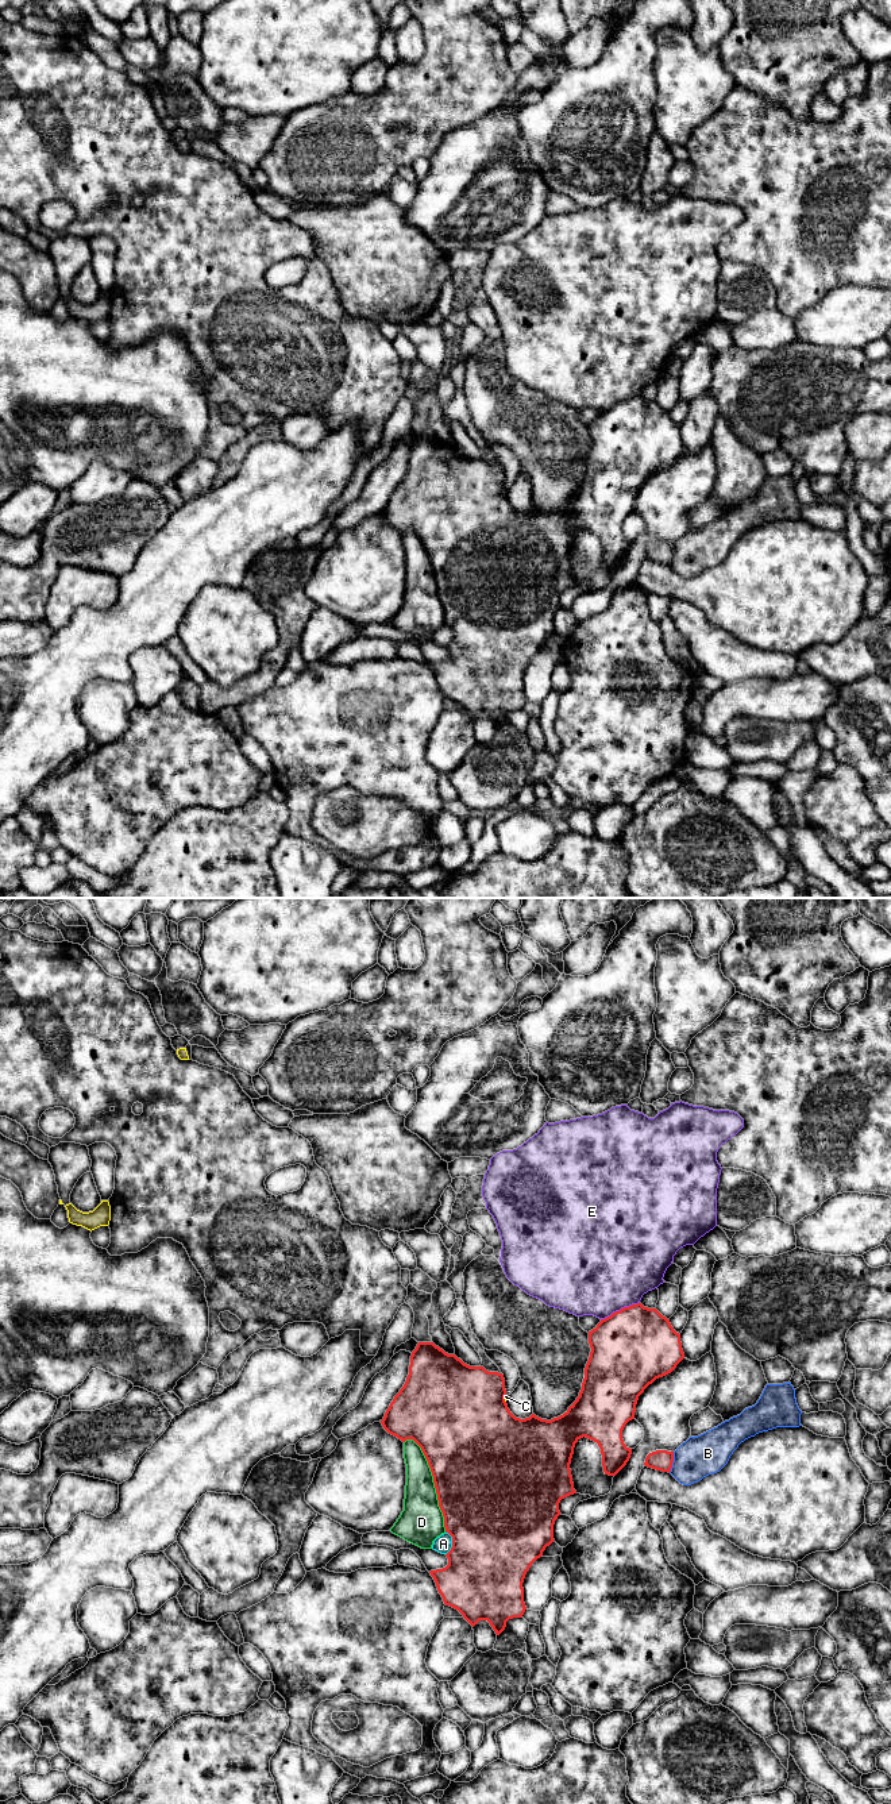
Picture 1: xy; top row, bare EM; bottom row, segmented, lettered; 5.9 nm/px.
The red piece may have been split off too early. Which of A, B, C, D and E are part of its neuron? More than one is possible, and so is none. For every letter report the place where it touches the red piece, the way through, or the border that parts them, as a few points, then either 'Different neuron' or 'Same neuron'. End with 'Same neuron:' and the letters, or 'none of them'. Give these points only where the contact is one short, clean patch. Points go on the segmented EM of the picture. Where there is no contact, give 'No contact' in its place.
A: Touches red at xy (452, 1544). Different neuron
B: Touches red at xy (671, 1463). Boundary: xy (674, 1452), (674, 1460), (668, 1472). Different neuron
C: Touches red at xy (504, 1399). Different neuron
D: Touches red at xy (434, 1481). Different neuron
E: Touches red at xy (621, 1309). Different neuron
Same neuron: none of them

